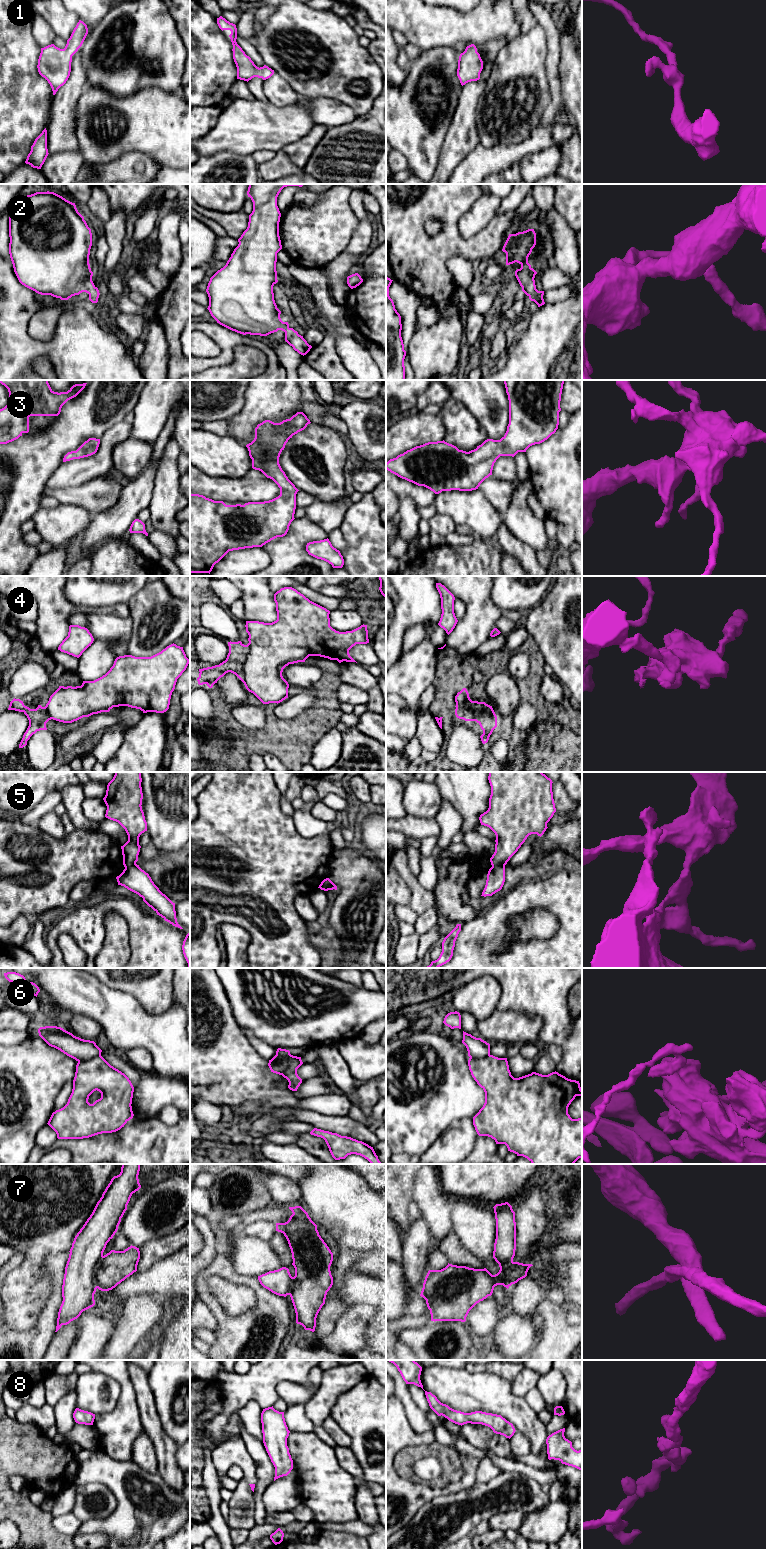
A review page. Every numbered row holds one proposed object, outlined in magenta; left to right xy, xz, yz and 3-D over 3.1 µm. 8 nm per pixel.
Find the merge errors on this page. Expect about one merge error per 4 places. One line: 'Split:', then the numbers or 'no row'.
Split: 4, 5, 6

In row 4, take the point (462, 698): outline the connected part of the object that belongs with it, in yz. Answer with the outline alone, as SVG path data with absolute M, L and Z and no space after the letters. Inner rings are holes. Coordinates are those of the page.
M463 688L457 693L455 696L455 702L456 704L461 705L464 709L471 711L475 716L492 714L497 719L492 706L485 702L472 701L466 688Z

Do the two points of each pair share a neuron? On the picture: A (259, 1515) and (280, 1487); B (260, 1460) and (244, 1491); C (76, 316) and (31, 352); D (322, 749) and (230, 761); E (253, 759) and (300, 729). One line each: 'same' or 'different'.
A: different
B: different
C: same
D: different
E: different

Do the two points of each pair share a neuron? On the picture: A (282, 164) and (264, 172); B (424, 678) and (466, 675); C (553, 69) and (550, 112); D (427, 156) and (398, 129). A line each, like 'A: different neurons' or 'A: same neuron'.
A: same neuron
B: different neurons
C: same neuron
D: same neuron

